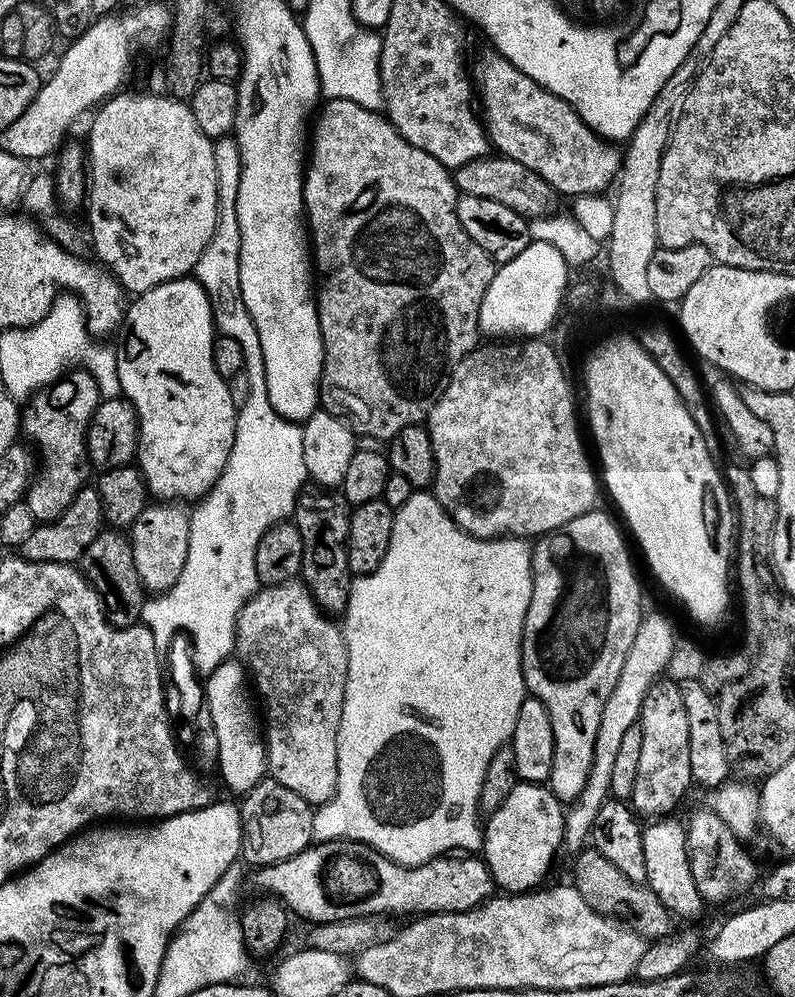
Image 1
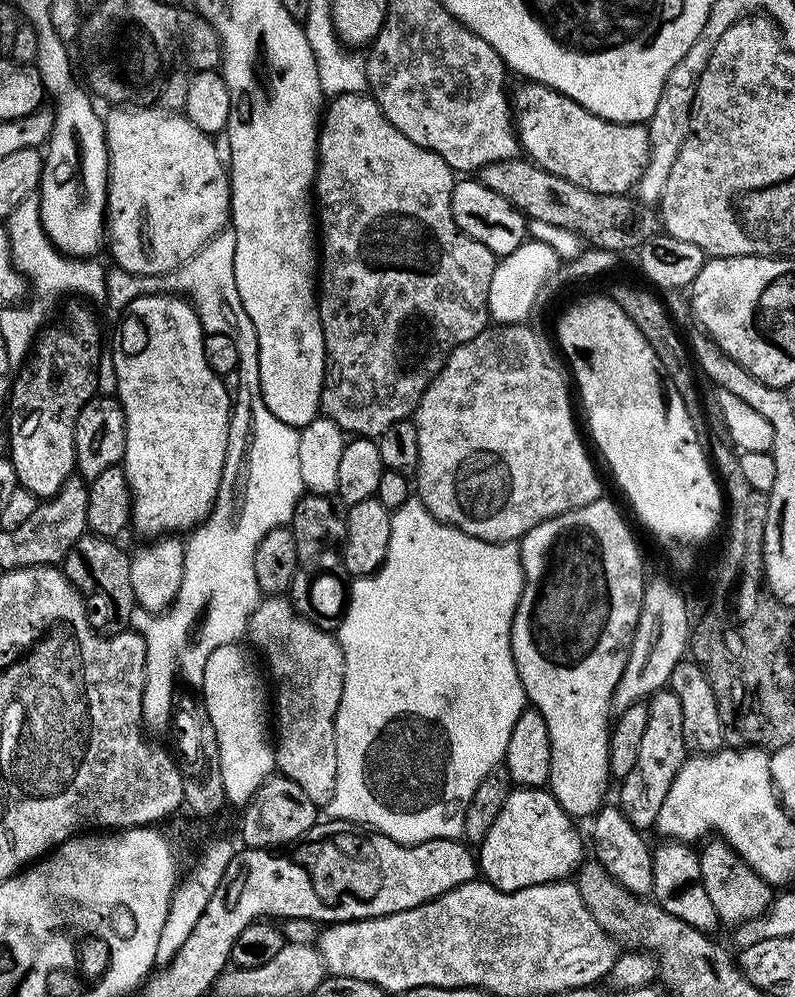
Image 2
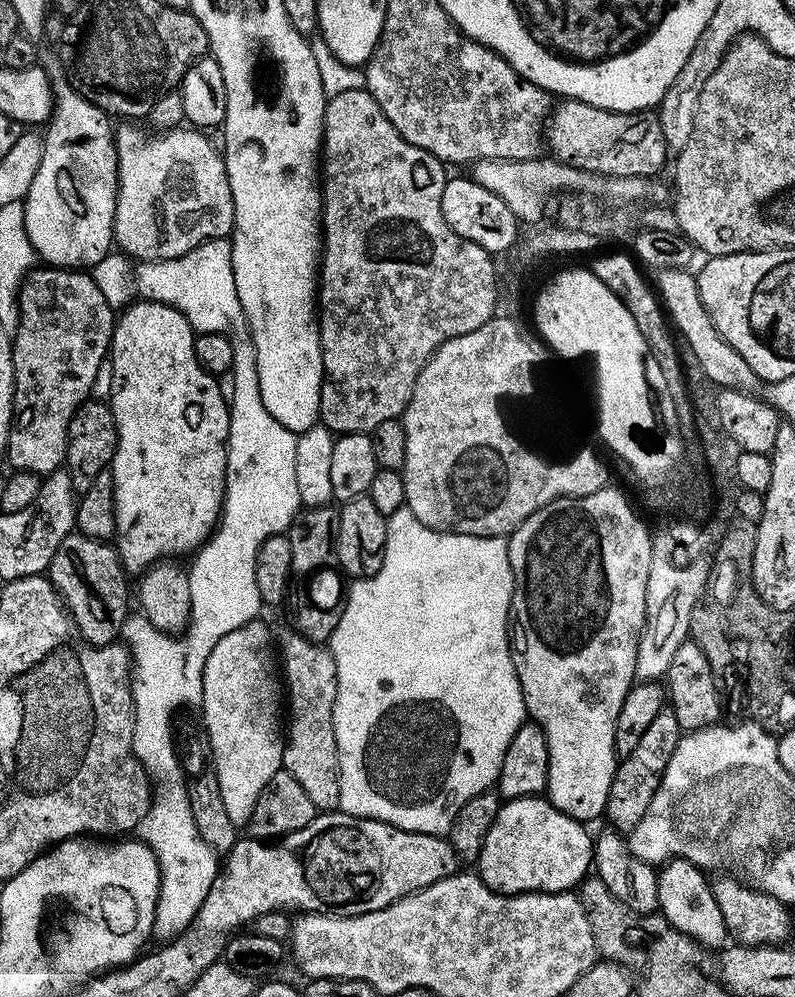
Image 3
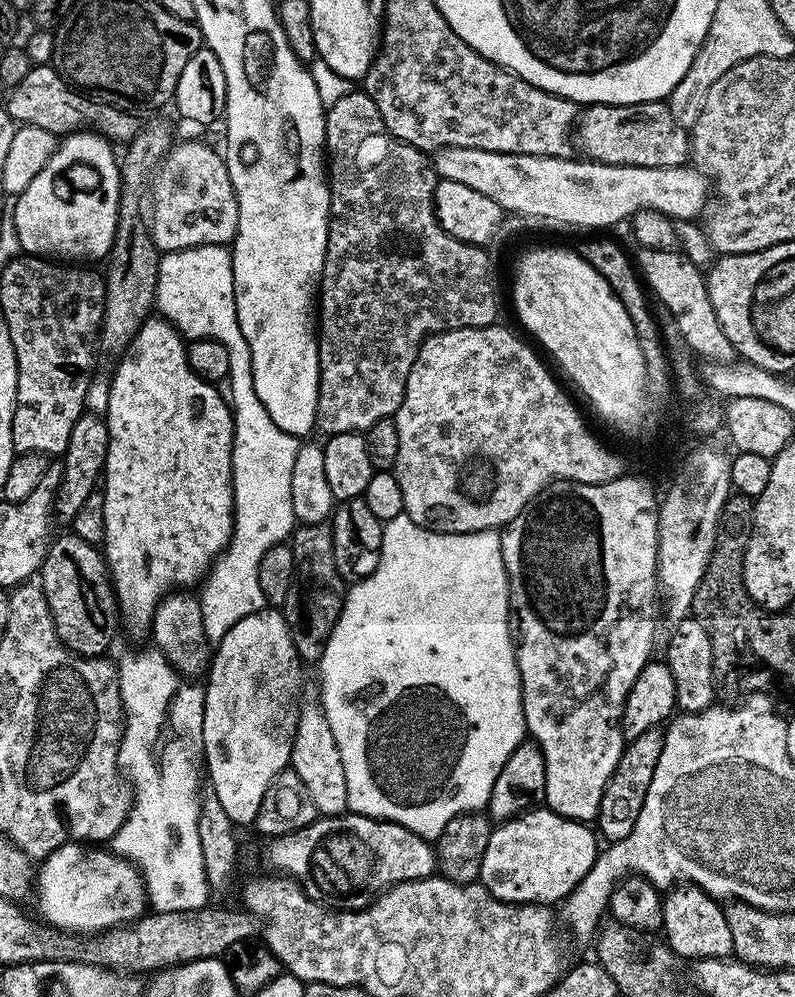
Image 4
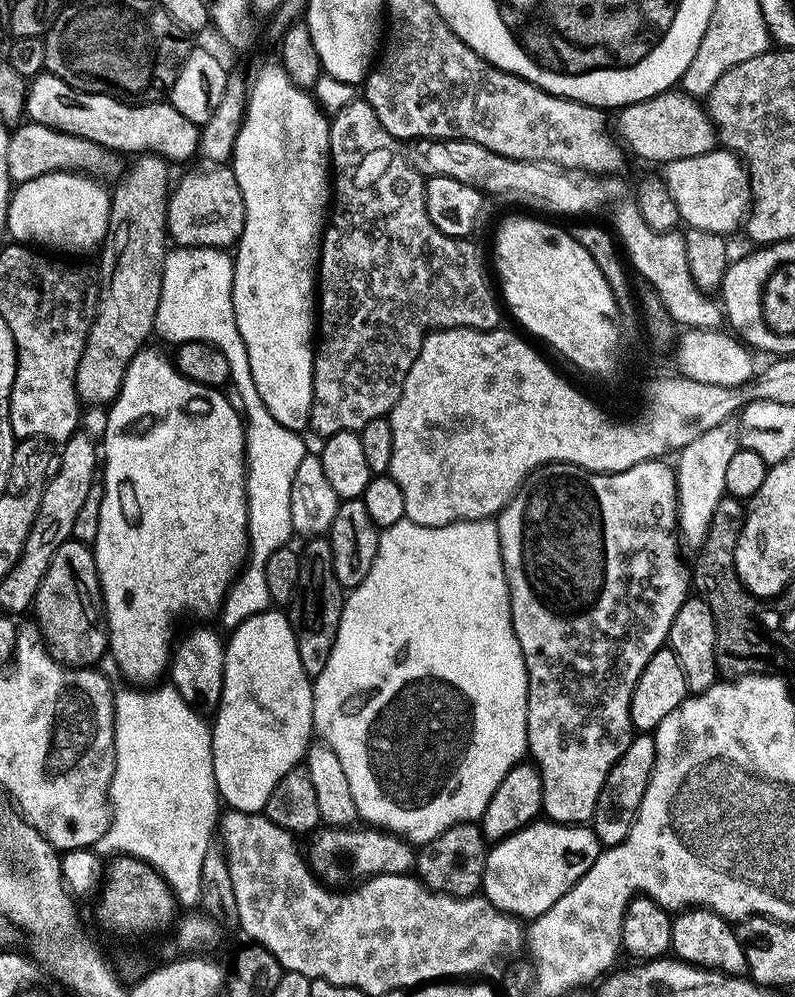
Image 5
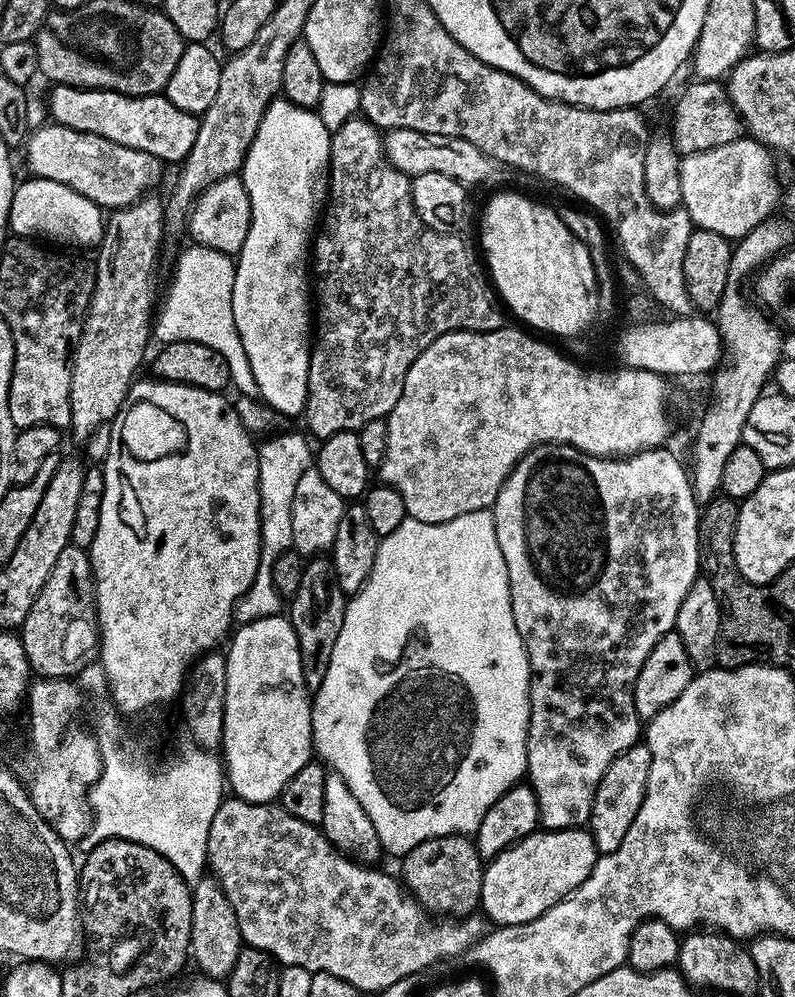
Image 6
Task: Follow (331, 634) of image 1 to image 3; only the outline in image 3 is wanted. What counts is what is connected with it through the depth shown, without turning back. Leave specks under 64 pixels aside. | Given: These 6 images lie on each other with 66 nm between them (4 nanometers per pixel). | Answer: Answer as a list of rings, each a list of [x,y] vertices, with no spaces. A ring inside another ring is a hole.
[[[295,630],[279,633],[278,660],[282,665],[282,684],[286,689],[286,712],[292,715],[292,725],[286,728],[283,771],[288,772],[306,790],[310,802],[318,810],[336,810],[340,806],[340,759],[334,738],[334,698],[336,697],[336,667],[331,651],[325,645],[310,642]]]

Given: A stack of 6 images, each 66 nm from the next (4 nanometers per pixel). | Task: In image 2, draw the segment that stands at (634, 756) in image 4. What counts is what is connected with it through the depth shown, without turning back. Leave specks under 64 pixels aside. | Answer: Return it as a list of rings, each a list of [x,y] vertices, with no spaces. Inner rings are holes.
[[[670,690],[655,692],[647,701],[648,717],[646,734],[642,734],[642,750],[638,750],[638,762],[630,774],[619,781],[620,800],[618,807],[635,828],[648,830],[655,825],[658,810],[666,802],[666,794],[683,766],[690,745],[684,739],[682,730],[682,706],[678,703],[678,694]]]

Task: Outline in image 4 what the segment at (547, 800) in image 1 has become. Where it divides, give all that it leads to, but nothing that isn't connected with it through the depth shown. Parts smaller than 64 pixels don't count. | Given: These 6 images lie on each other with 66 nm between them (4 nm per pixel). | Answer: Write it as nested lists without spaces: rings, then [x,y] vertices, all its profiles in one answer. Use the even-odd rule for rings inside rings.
[[[537,806],[523,812],[515,820],[505,820],[493,827],[482,857],[479,883],[494,898],[505,900],[507,904],[555,905],[555,900],[567,900],[568,895],[582,882],[582,878],[586,878],[590,866],[594,866],[598,855],[596,840],[598,841],[597,833],[587,823],[567,820],[547,806]]]

